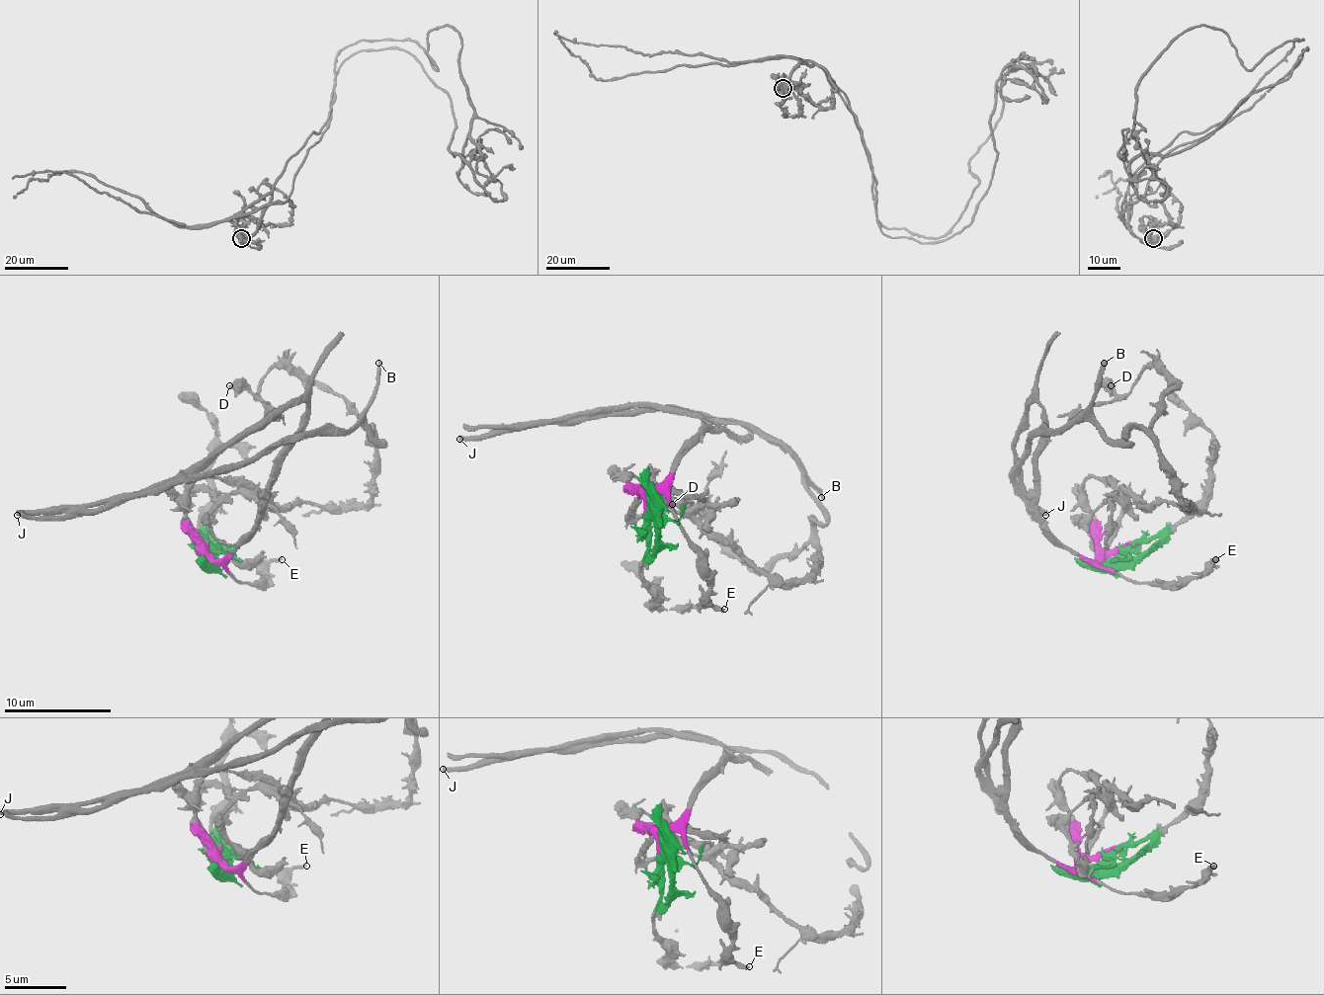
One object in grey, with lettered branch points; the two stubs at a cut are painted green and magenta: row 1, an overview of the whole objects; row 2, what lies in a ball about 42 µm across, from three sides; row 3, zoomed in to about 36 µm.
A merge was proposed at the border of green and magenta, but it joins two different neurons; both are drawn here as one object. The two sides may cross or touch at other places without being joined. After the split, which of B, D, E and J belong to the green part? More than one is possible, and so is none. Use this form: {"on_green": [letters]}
{"on_green": ["B", "D"]}

